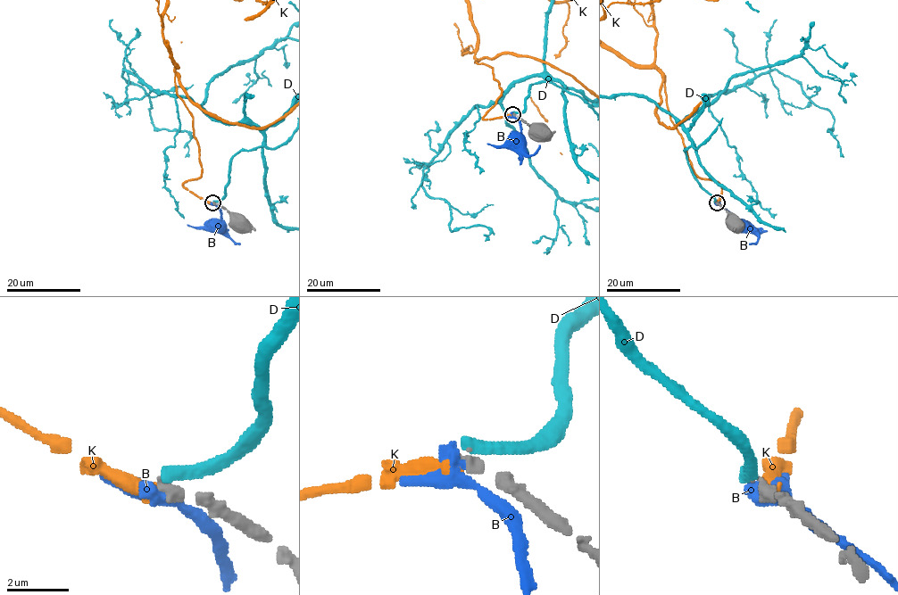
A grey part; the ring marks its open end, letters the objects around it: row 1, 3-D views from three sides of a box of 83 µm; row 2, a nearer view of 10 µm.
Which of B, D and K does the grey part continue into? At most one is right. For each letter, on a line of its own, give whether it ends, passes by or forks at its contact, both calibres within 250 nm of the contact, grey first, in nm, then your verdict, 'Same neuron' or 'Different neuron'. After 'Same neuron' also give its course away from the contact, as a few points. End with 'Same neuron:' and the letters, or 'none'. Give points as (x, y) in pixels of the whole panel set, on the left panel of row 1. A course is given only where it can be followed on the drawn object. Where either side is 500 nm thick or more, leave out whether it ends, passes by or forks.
B: It passes by. Thickness 400 nm (grey) against 420 nm. Different neuron
D: It ends there. Thickness 360 nm (grey) against 440 nm. Different neuron
K: It ends there. Thickness 400 nm (grey) against 460 nm. Different neuron
Same neuron: none

